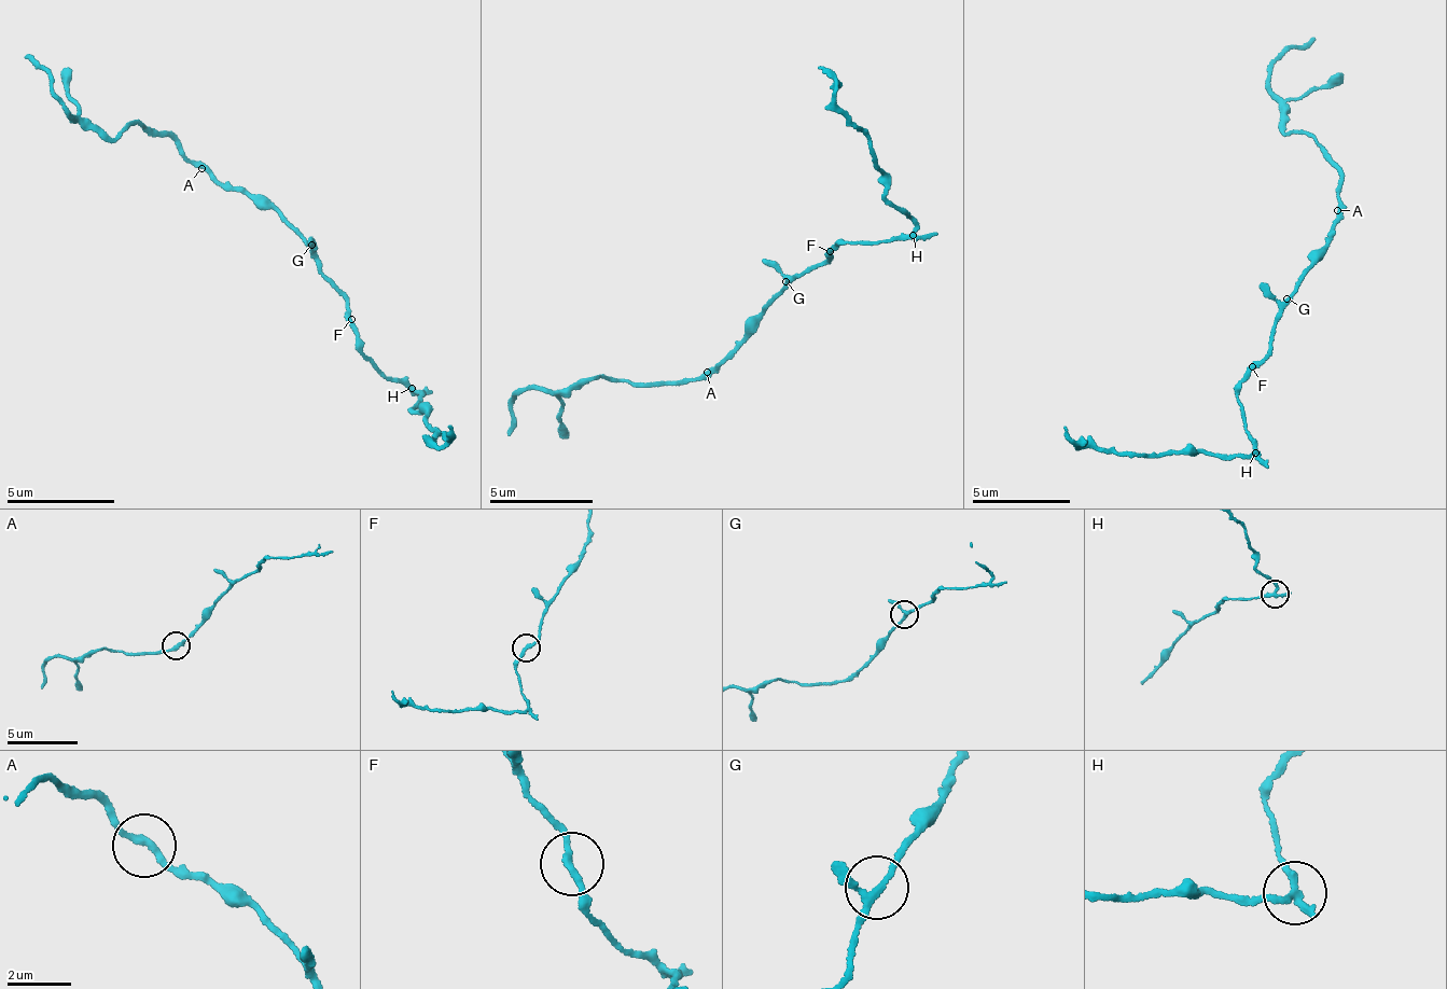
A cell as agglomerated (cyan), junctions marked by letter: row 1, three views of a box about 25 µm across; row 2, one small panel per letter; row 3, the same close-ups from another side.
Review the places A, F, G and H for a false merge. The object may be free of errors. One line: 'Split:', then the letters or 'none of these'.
Split: H

